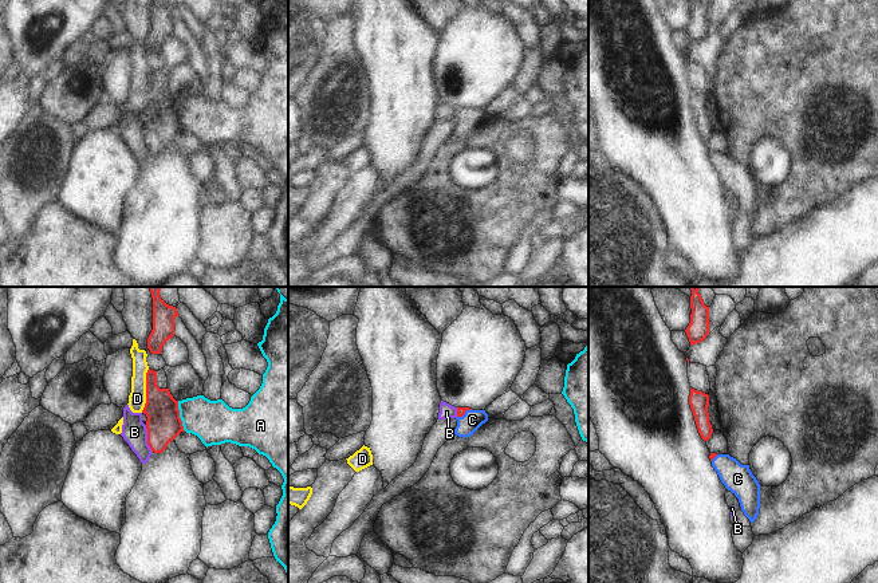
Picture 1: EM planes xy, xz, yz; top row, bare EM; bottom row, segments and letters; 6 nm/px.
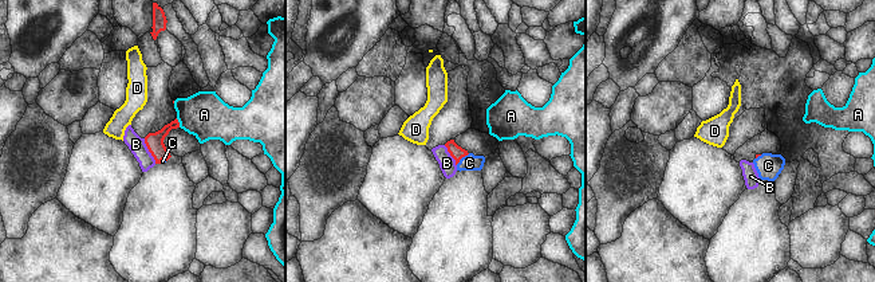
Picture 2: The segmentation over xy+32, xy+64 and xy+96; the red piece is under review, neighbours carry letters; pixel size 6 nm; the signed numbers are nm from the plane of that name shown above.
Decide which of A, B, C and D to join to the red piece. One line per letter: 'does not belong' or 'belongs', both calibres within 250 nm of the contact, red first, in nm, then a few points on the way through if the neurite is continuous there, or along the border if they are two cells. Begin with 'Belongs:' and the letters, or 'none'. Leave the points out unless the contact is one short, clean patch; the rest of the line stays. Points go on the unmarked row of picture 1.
Belongs: C
A: does not belong | 200/260 nm | along xy (177, 101), (181, 125), (185, 130)
B: does not belong | 200/150 nm
C: belongs | 50/120 nm | across xz (460, 110), (464, 113), (472, 119)
D: does not belong | 200/110 nm | along xy (149, 69), (146, 73), (145, 106), (141, 111)

